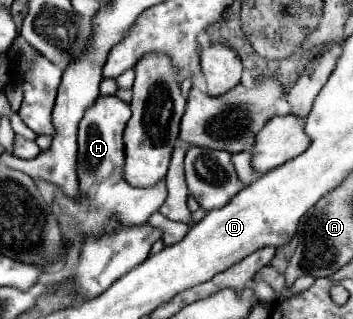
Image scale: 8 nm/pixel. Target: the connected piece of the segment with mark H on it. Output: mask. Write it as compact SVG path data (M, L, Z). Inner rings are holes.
M98 96L96 102L84 112L78 126L78 178L82 200L66 200L58 192L56 204L60 206L60 224L68 244L80 242L84 234L106 234L104 220L112 214L118 216L120 226L144 224L166 200L166 182L160 180L150 188L134 188L122 180L124 144L122 130L130 118L130 104L118 96Z

